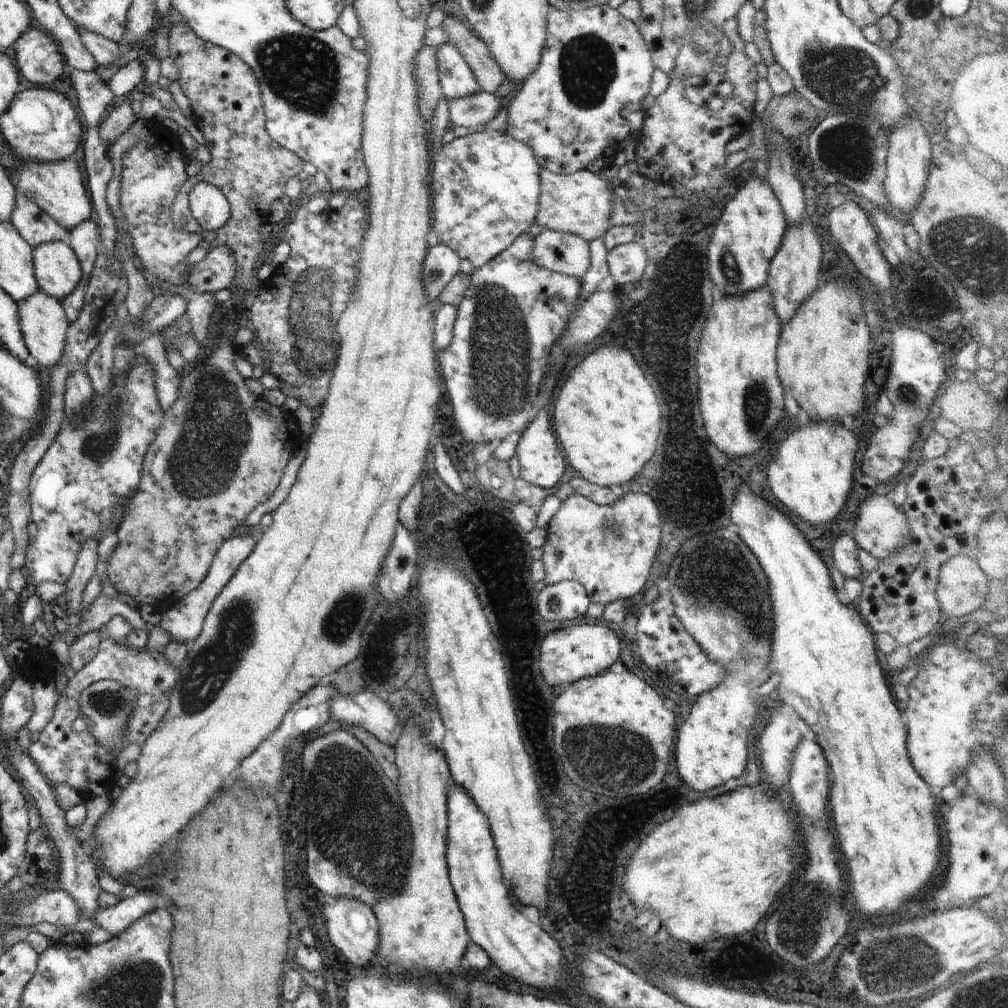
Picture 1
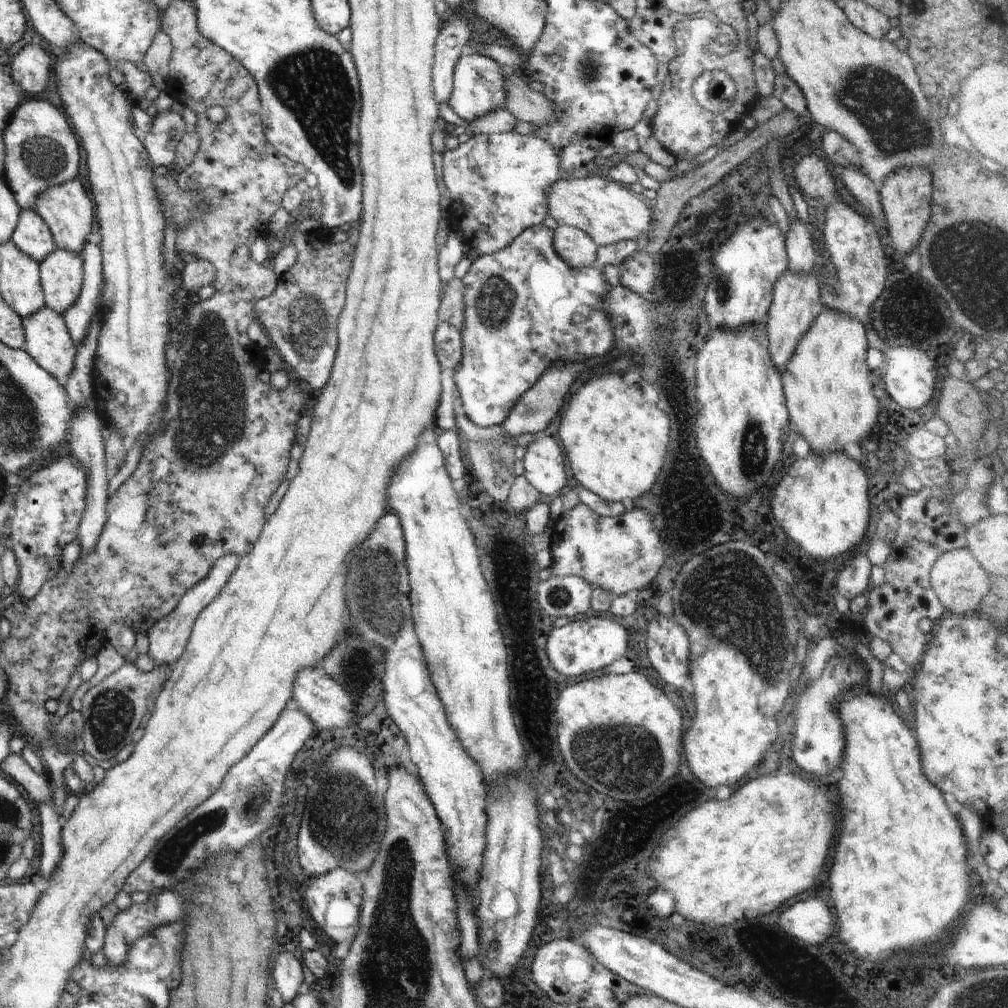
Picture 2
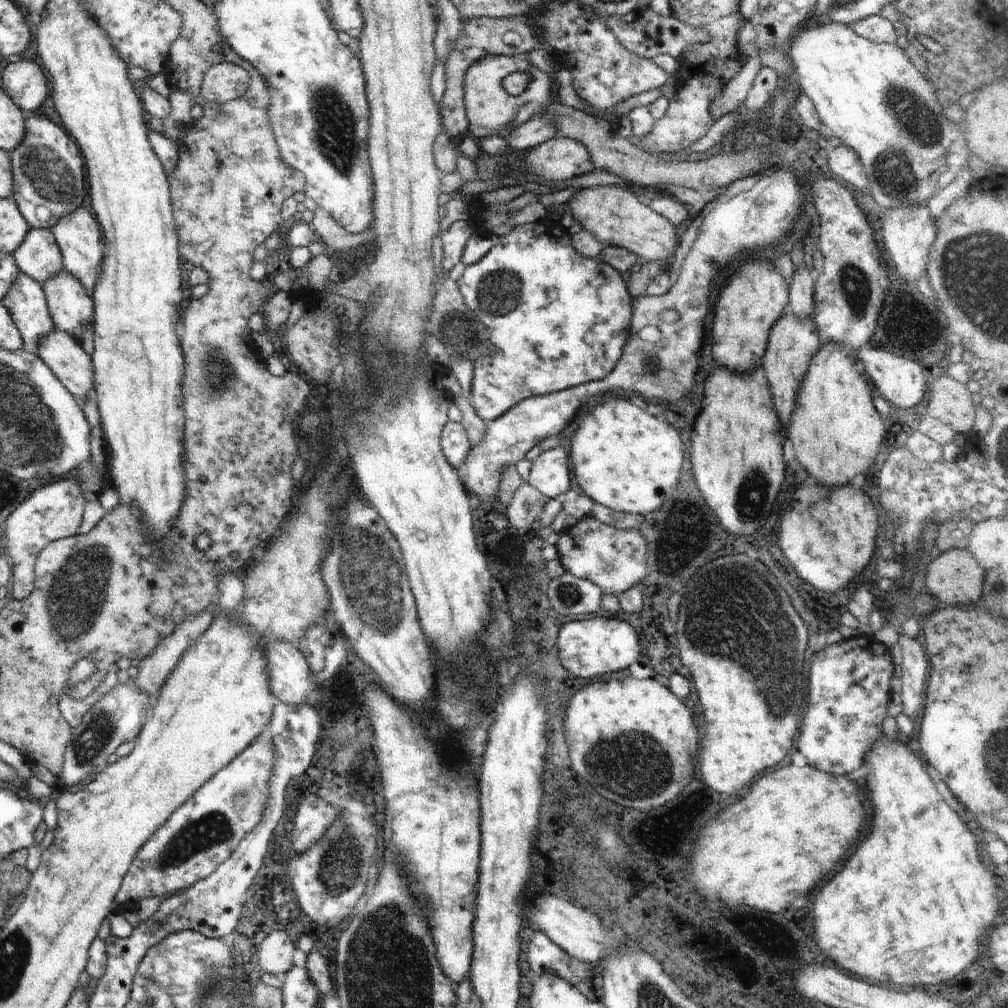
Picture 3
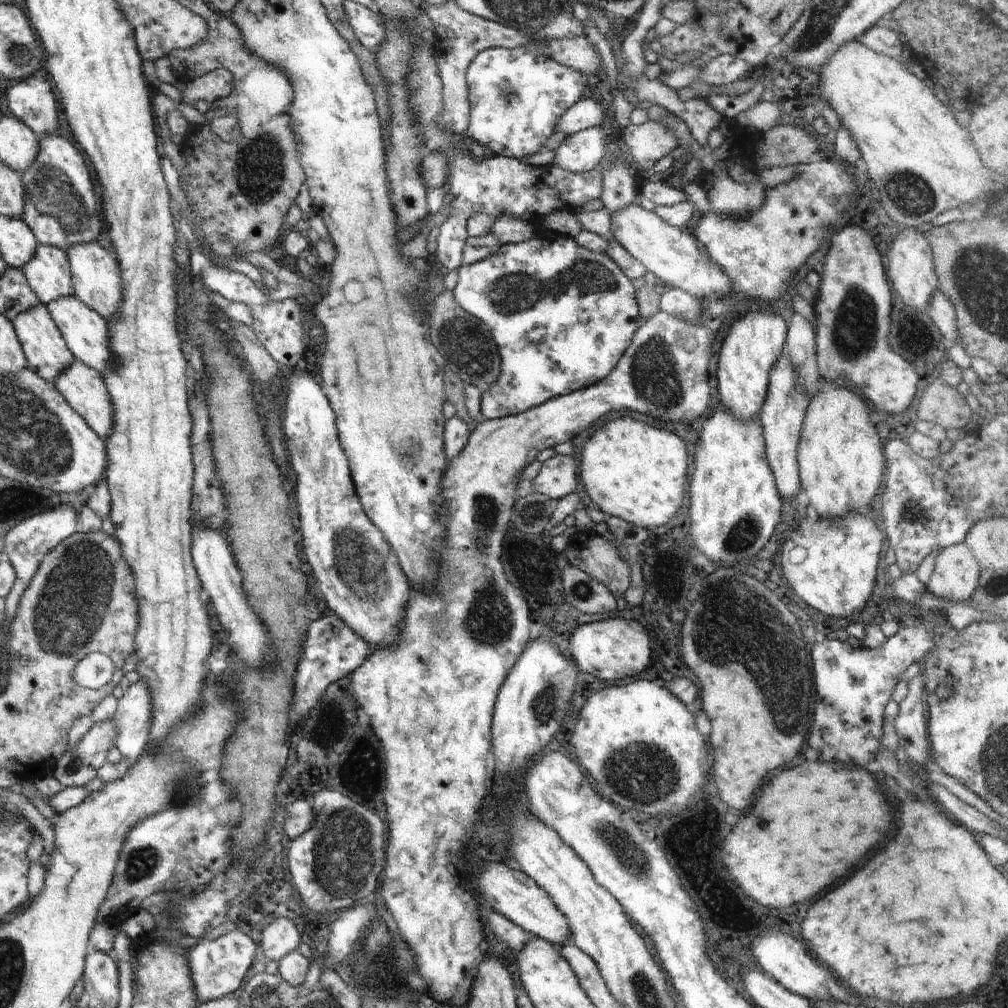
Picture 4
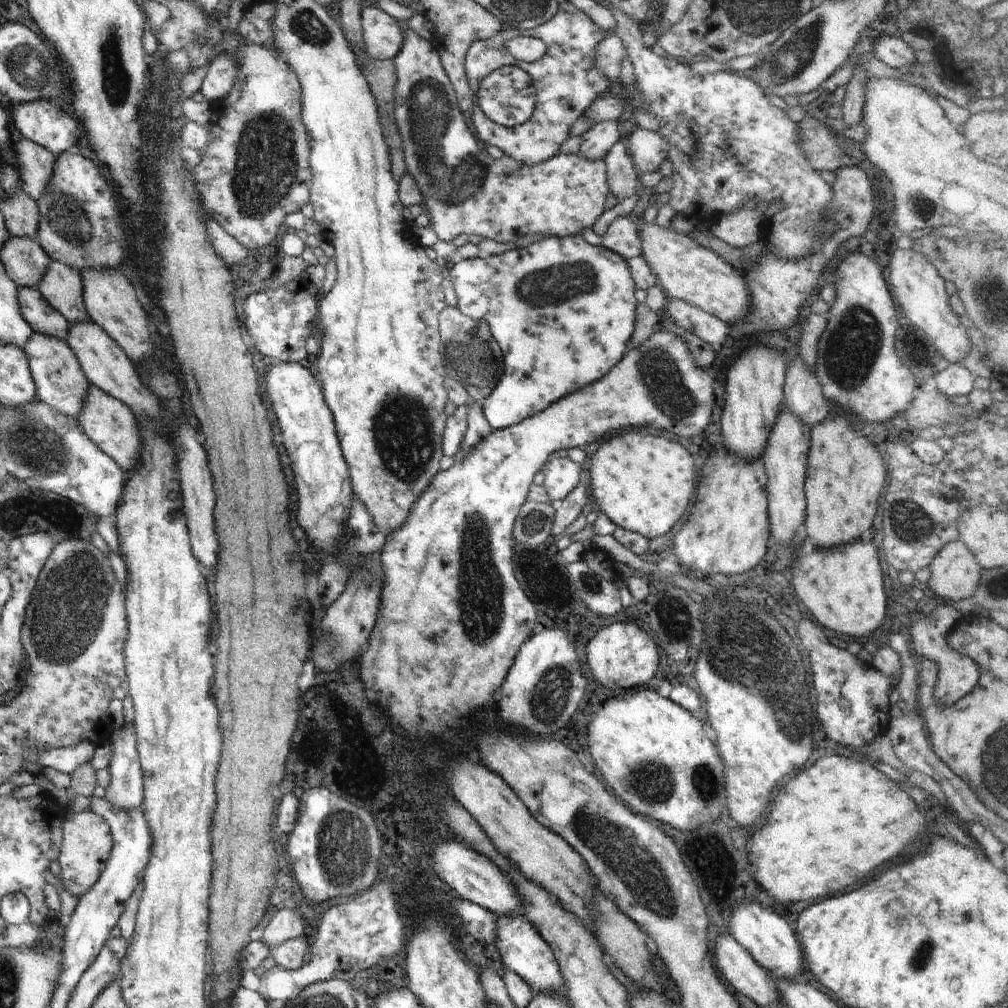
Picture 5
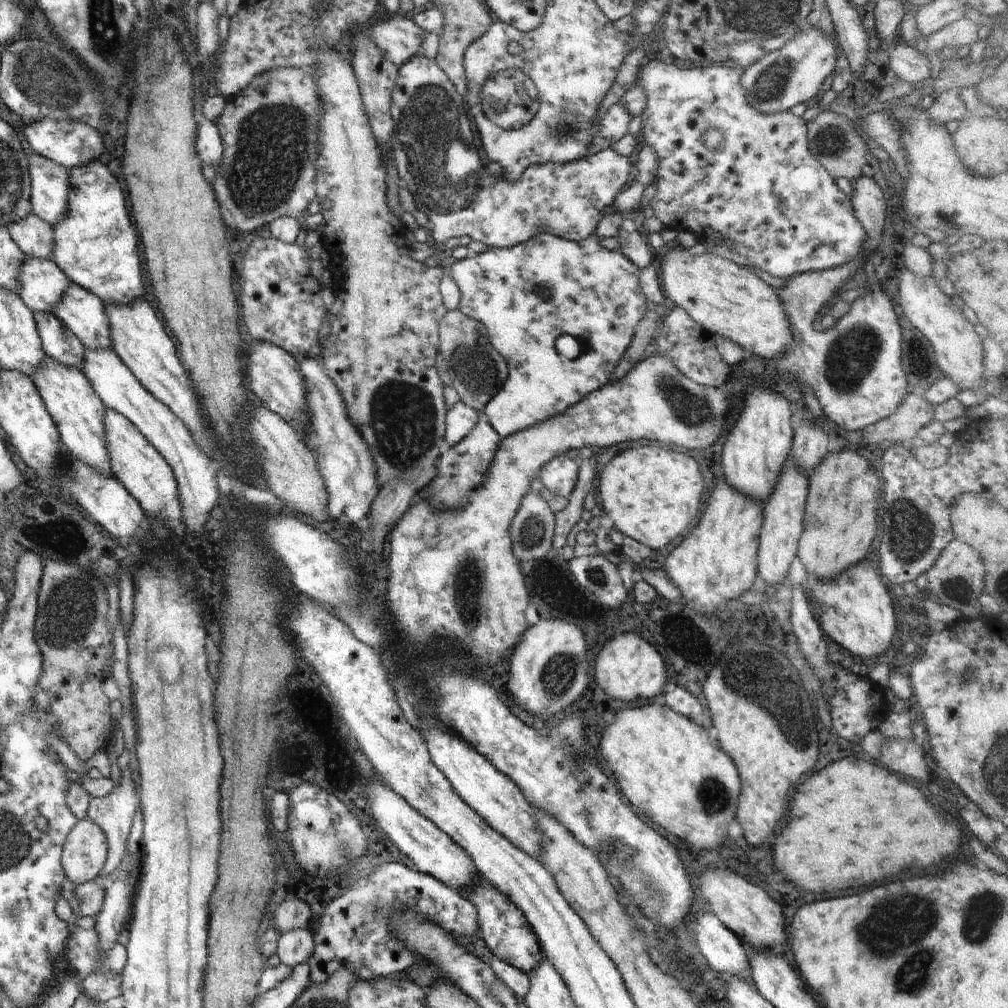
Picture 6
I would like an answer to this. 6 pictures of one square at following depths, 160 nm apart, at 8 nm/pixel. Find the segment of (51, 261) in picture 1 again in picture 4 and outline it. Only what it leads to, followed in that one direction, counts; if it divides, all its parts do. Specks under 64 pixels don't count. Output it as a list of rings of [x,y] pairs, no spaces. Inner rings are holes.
[[[76,295],[63,296],[61,299],[52,299],[45,306],[62,333],[67,347],[74,358],[81,360],[103,378],[108,367],[111,367],[113,354],[109,351],[109,326],[107,322],[87,304],[84,304]]]

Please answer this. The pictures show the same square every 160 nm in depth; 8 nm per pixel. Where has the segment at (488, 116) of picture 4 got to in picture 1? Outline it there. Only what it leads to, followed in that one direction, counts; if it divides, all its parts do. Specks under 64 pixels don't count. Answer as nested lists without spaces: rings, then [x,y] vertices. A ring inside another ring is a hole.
[[[443,43],[436,49],[439,81],[447,99],[459,99],[482,91],[469,64],[454,45]]]

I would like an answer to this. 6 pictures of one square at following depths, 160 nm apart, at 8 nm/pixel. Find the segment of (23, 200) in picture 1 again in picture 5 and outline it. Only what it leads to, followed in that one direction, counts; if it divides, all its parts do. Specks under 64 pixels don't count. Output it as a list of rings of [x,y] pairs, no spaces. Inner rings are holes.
[[[50,261],[36,288],[70,324],[92,321],[83,303],[83,282],[78,269]]]

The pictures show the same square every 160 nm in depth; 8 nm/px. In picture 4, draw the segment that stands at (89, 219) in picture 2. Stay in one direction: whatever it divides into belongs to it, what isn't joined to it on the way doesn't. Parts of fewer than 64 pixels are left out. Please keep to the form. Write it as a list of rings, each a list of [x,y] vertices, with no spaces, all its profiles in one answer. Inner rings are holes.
[[[96,239],[70,245],[64,251],[69,260],[73,294],[93,308],[106,322],[113,319],[119,313],[123,291],[121,272],[115,256]]]

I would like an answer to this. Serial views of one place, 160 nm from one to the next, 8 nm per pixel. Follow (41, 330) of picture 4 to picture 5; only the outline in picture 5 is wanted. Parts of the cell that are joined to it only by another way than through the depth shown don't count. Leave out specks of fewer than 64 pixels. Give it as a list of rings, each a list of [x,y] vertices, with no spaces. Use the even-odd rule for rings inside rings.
[[[33,332],[23,351],[27,356],[38,398],[55,408],[55,411],[63,412],[78,421],[79,412],[87,395],[89,380],[68,343],[57,339],[54,335]]]

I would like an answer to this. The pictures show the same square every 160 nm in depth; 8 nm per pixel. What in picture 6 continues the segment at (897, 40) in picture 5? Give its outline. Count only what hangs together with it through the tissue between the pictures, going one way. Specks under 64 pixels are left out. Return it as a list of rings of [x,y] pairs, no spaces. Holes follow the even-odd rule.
[[[897,41],[890,55],[890,68],[902,81],[922,82],[932,80],[930,77],[930,64],[926,56],[917,48],[910,47],[903,41]]]

